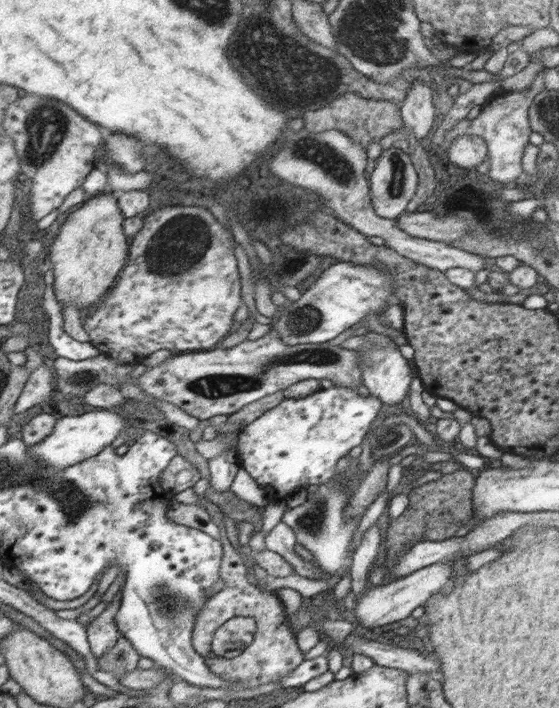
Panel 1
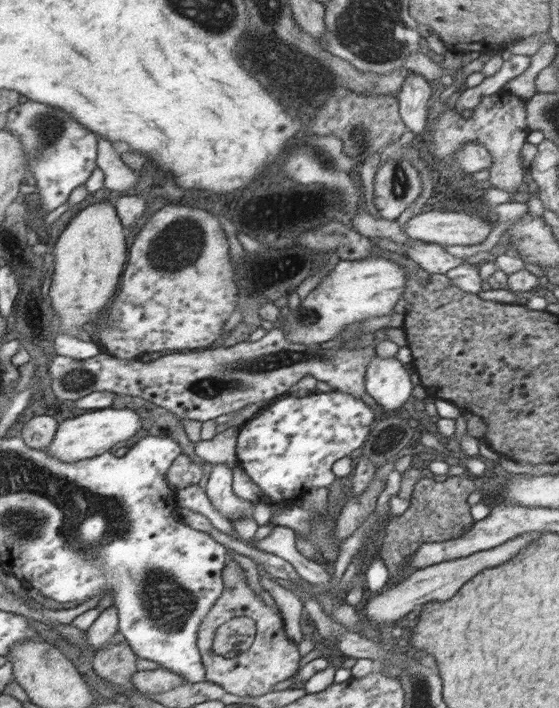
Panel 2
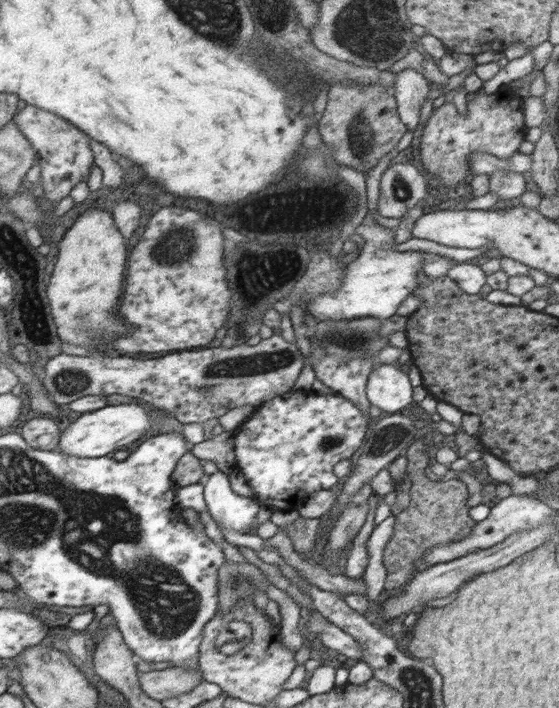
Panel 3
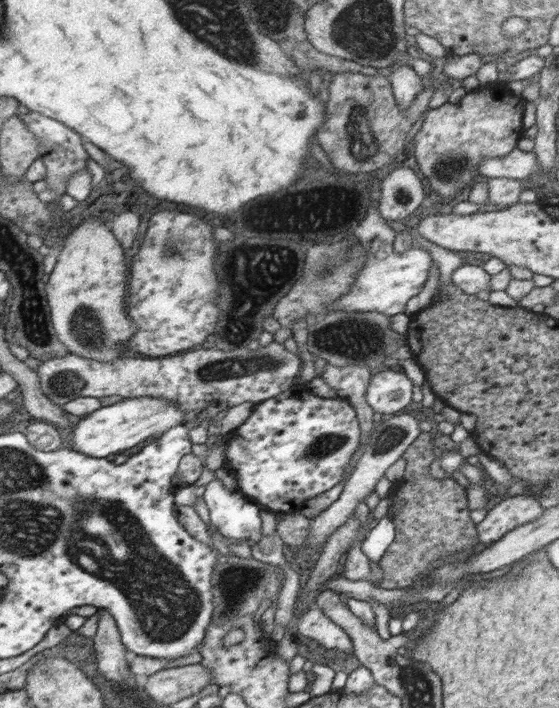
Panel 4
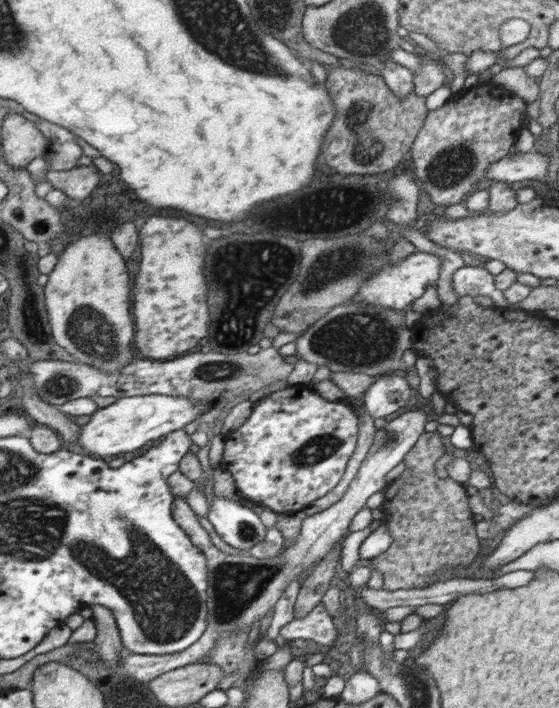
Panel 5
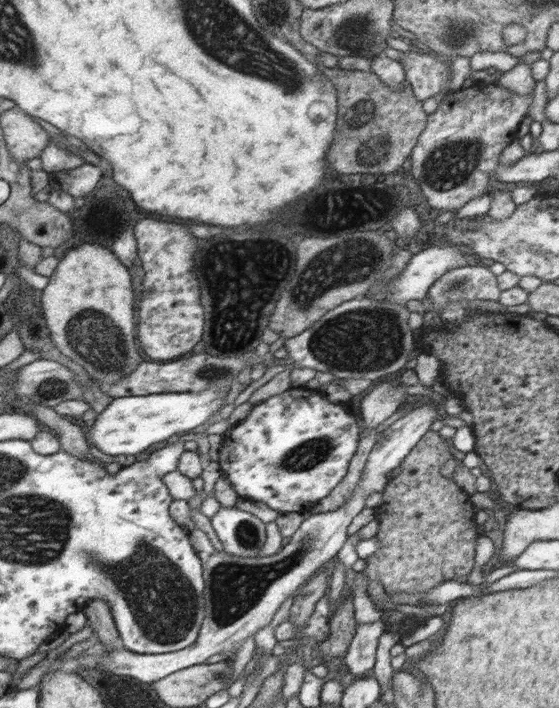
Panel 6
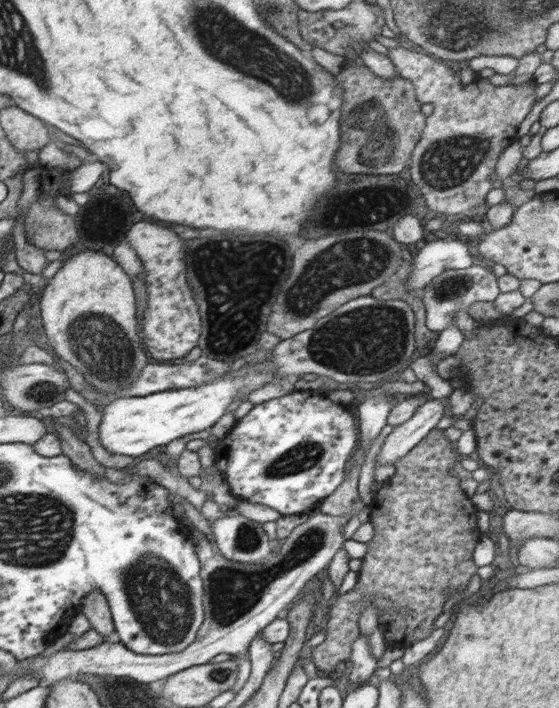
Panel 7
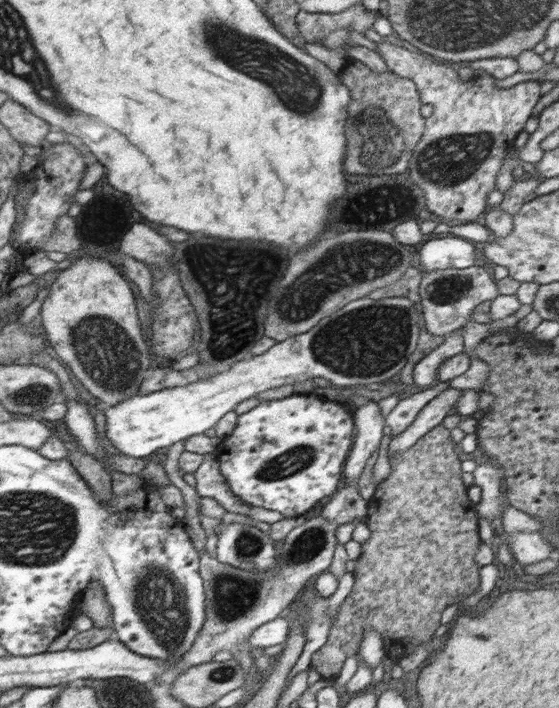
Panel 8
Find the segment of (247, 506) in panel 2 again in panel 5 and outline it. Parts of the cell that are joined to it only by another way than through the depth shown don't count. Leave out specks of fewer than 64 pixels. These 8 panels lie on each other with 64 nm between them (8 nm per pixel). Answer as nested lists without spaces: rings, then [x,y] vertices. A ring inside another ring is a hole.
[[[212,488],[212,508],[207,516],[216,534],[226,544],[249,553],[252,546],[260,544],[267,534],[267,528],[252,509],[244,507],[244,499],[238,502],[217,497]]]

